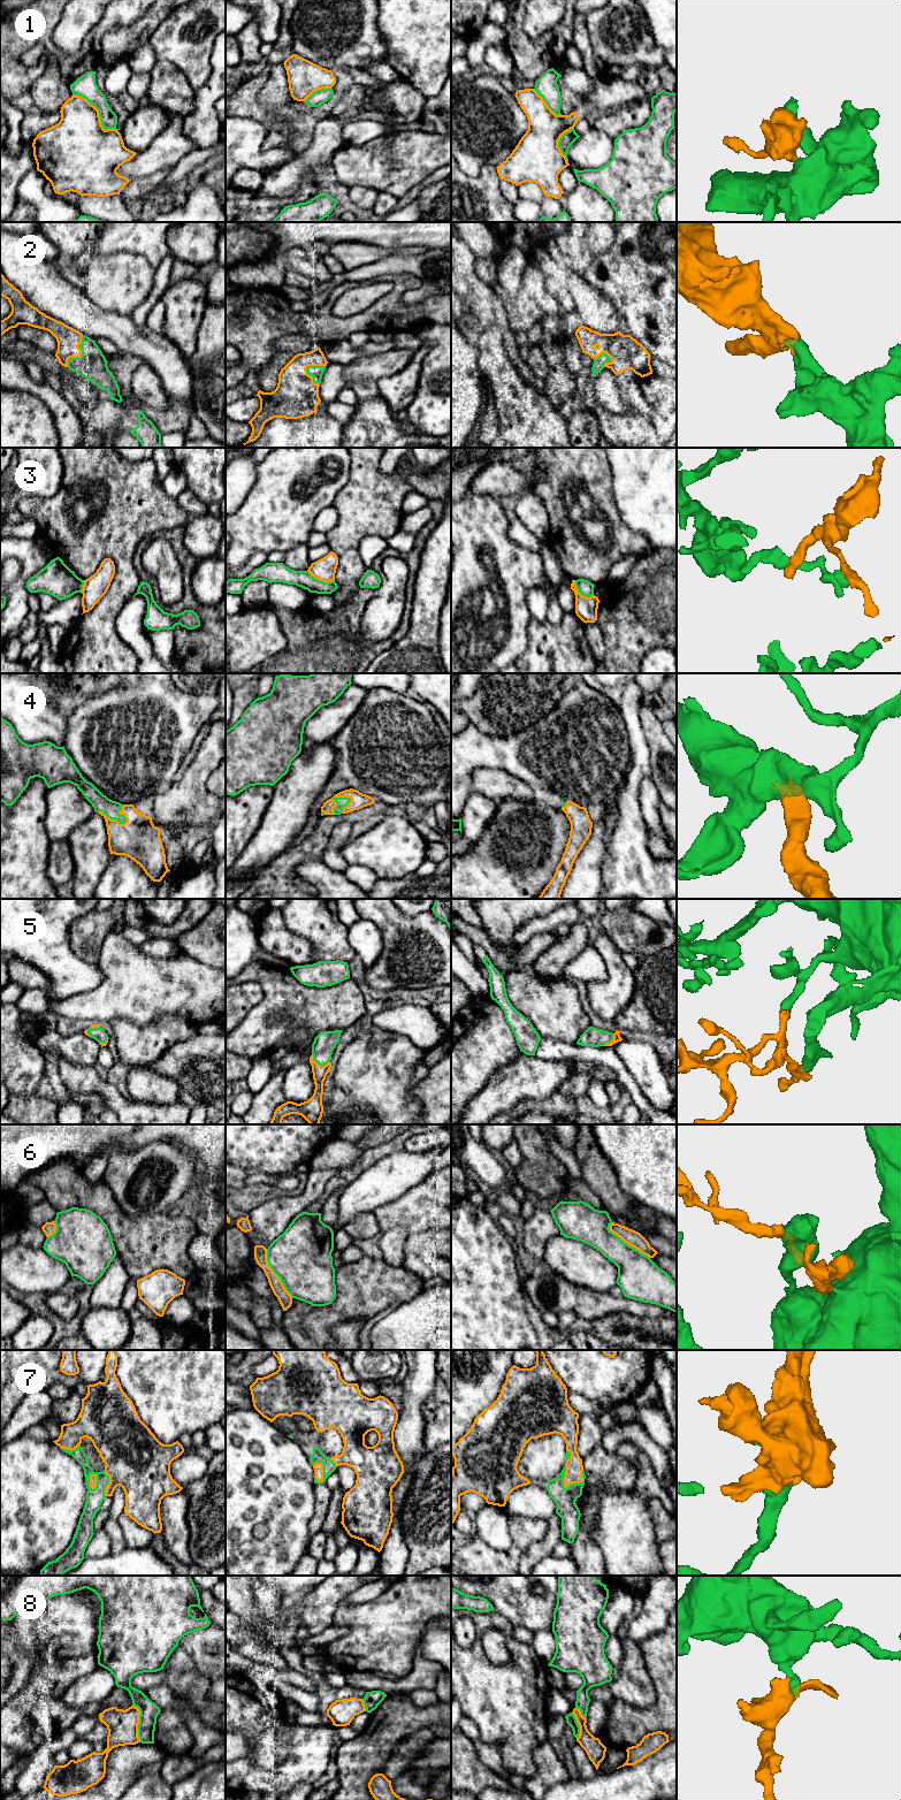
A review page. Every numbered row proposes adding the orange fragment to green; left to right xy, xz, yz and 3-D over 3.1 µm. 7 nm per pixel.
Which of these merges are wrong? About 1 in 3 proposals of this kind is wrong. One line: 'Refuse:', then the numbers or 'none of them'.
Refuse: 1, 3, 8

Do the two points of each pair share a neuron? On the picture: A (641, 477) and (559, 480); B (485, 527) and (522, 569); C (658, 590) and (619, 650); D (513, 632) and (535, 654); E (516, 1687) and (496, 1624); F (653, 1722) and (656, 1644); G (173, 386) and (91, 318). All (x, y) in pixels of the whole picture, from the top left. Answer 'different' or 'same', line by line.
A: different
B: same
C: same
D: different
E: same
F: same
G: same

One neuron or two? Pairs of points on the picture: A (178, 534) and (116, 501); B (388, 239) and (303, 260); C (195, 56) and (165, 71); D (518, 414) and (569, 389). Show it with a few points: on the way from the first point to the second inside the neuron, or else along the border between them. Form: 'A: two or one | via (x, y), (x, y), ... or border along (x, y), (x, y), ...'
A: two | border along (183, 526), (161, 529), (157, 534)
B: two | border along (290, 246), (302, 246), (310, 251)
C: two | border along (157, 60), (174, 63), (191, 88)
D: two | border along (544, 394), (566, 419)

